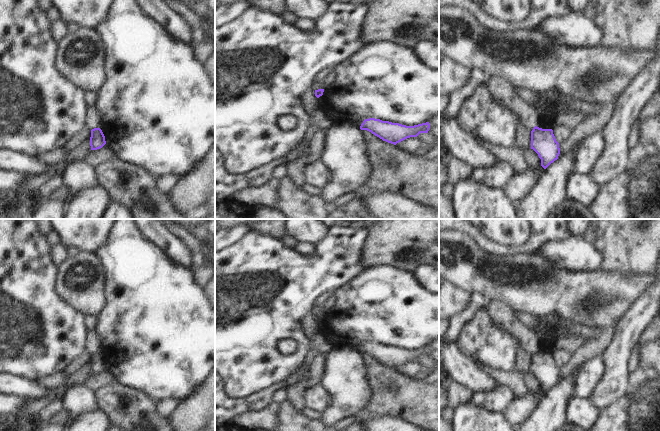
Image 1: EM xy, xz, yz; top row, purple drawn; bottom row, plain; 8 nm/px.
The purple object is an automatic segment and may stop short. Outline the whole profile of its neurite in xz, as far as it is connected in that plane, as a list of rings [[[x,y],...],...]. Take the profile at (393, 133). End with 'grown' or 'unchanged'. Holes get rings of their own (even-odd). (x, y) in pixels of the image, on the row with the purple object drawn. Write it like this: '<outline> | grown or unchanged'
[[[375,118],[365,119],[360,126],[361,130],[367,130],[383,141],[394,145],[407,138],[417,137],[420,133],[428,133],[429,128],[429,122],[406,126]]] | unchanged

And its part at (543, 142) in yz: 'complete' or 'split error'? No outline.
complete

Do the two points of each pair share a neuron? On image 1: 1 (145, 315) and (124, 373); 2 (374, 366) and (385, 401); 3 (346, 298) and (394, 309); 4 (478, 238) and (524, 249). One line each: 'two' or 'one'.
1: one
2: one
3: one
4: one

